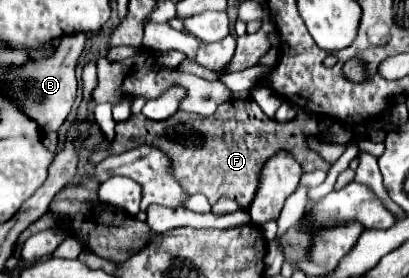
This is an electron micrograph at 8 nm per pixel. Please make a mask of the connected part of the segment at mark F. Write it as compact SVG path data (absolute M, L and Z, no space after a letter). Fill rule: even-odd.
M232 99L218 105L218 111L212 117L178 111L176 117L168 121L148 121L142 113L132 115L128 121L116 125L114 141L102 149L96 149L90 161L98 163L100 159L108 157L108 153L124 153L140 145L156 145L164 149L168 157L176 157L176 161L172 161L172 169L176 169L176 181L180 181L180 187L188 195L202 193L208 197L210 205L222 197L228 197L238 201L242 207L248 207L254 197L262 165L278 149L292 151L292 155L302 163L304 171L328 171L332 167L332 163L320 157L320 153L312 153L308 145L304 145L304 137L308 137L308 133L320 141L316 115L306 113L304 109L300 109L292 121L278 123L268 119L254 99Z

